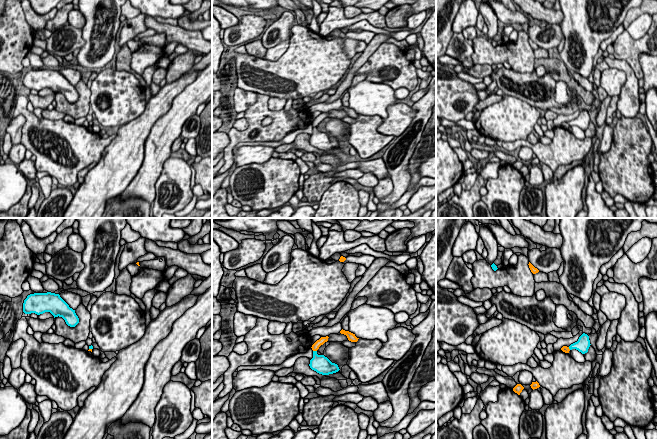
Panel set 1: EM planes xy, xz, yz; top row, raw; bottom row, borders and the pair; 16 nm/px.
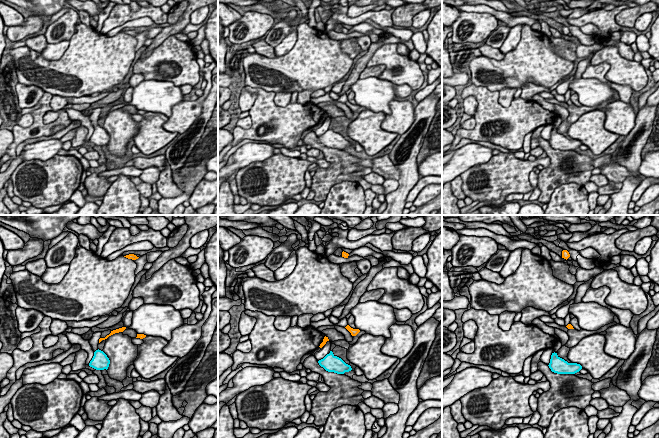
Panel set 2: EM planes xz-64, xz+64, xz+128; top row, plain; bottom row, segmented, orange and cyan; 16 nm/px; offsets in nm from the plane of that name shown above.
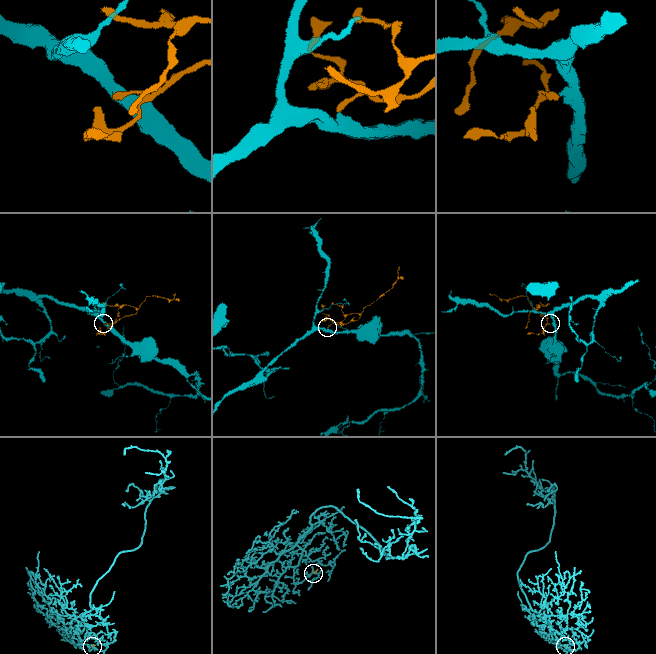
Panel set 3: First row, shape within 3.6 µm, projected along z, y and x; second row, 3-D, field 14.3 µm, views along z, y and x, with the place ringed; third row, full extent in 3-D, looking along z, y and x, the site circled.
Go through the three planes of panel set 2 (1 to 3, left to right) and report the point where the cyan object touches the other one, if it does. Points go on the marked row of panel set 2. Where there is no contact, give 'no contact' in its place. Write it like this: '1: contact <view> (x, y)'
1: no contact
2: no contact
3: no contact

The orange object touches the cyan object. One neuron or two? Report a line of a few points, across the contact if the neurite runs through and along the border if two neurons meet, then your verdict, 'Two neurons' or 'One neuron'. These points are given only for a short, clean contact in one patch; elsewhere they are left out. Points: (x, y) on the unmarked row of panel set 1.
Line: xz (313, 126), (316, 127). Two neurons

